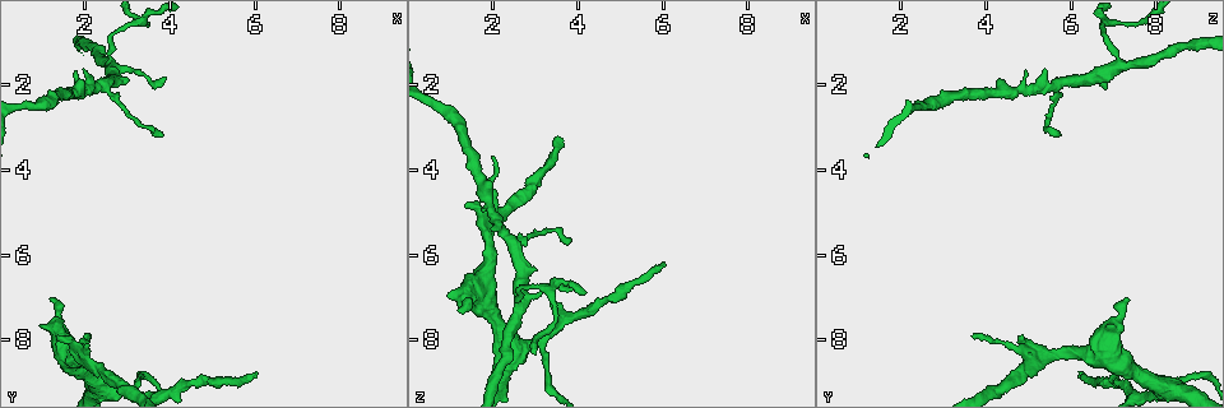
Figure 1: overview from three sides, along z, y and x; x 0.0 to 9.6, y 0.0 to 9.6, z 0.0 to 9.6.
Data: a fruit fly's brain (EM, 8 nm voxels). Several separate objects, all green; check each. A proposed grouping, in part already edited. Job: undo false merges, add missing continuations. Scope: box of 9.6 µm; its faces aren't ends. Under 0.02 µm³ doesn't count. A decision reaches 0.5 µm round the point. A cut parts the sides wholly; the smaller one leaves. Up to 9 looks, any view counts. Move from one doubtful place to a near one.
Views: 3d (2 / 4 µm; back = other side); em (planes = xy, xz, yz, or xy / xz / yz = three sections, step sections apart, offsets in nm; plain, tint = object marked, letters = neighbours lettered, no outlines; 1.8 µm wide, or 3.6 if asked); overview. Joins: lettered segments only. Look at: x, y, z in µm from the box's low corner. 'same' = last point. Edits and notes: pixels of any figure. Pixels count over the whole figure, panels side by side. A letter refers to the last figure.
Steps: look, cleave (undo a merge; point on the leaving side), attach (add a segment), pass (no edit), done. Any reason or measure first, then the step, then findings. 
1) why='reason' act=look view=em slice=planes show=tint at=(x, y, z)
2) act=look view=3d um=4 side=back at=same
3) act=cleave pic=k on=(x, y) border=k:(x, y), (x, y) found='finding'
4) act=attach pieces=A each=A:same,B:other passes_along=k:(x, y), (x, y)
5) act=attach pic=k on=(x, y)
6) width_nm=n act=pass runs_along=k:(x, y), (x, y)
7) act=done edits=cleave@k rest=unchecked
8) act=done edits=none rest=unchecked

act=look view=3d um=4 at=(2.70, 1.50, 7.10)

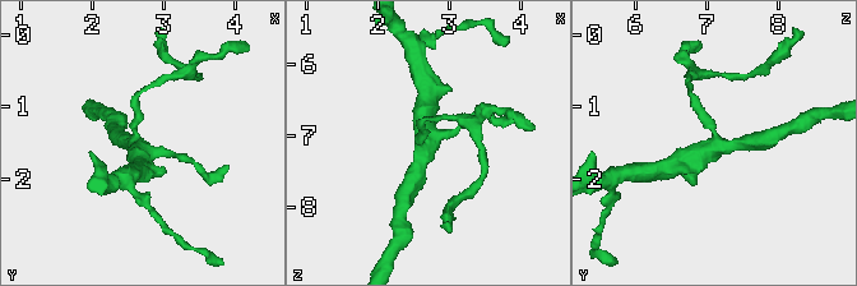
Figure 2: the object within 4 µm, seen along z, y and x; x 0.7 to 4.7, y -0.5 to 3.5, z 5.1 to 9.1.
act=look view=em slice=xz step=16 show=tint at=(2.65, 1.55, 7.10)

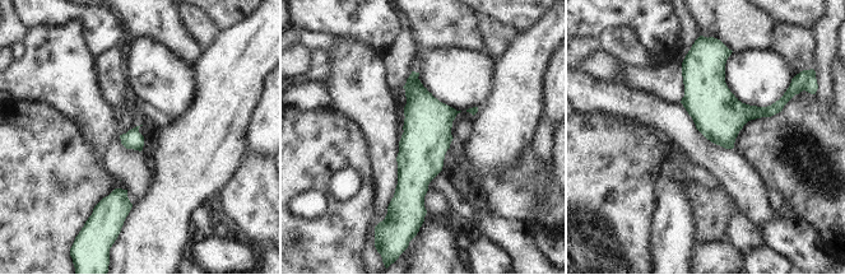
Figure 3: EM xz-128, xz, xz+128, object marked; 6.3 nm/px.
why='another direction' act=look view=em slice=planes show=letters at=same

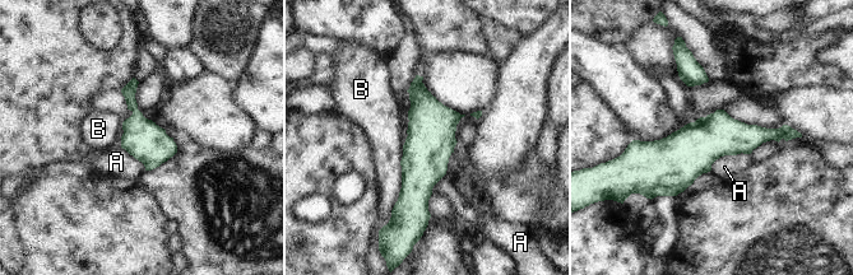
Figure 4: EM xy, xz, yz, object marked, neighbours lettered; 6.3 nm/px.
act=pass each=A:other,B:other runs_along=4:(789, 131), (636, 143) found='continuous, no second neuron'

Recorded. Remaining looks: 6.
why='an open end' act=look view=3d um=4 side=back at=(1.40, 7.95, 4.90)

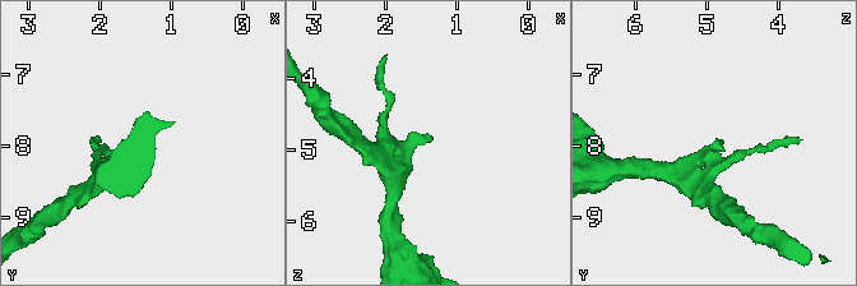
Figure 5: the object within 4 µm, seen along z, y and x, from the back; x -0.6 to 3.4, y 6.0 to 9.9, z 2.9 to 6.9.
why='need the tissue' act=look view=em slice=planes show=letters at=(1.35, 7.90, 4.85)

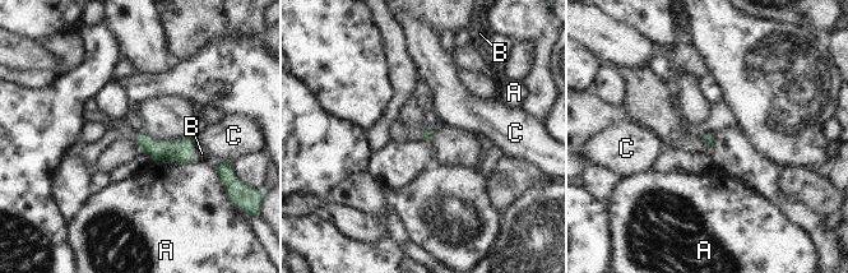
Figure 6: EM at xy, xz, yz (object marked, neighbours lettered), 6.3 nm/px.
act=pass each=A:other,B:other,C:other border=6:(190, 137), (195, 144) found='no lettered segment goes on from it'

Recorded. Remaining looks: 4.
why='sharp bend' act=look view=em slice=xy step=4 show=tint at=(2.50, 9.20, 8.10)

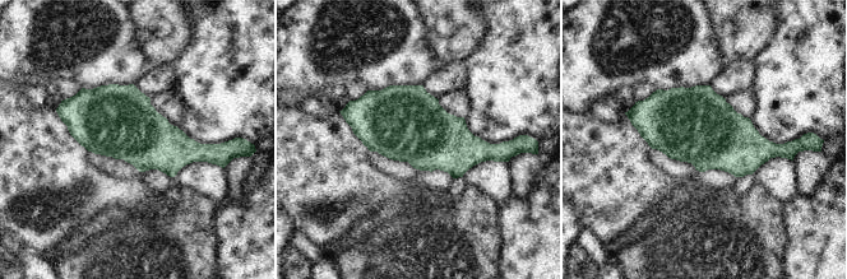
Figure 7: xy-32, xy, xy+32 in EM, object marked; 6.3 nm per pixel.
act=look view=em slice=planes show=letters at=same

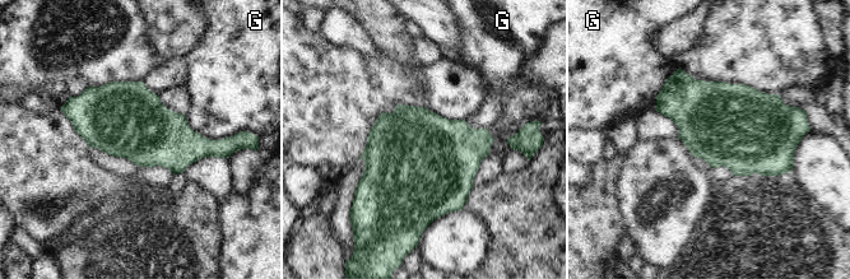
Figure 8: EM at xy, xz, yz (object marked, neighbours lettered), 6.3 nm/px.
act=pass each=G:other border=8:(184, 114), (195, 131), (227, 138) found='all the same neuron'

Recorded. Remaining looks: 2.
why='free end' act=look view=3d um=4 side=back at=(1.25, 7.05, 7.30)

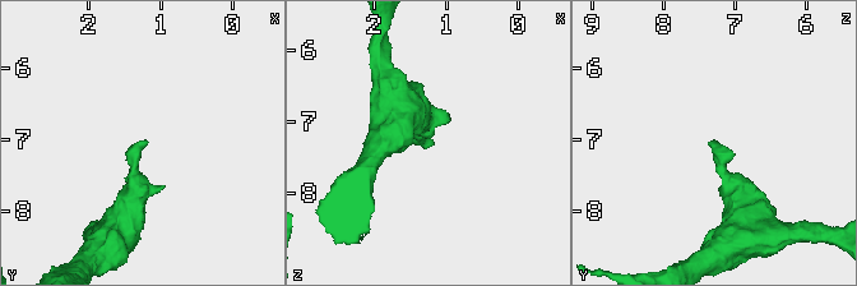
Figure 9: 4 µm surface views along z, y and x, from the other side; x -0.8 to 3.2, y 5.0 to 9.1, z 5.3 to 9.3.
act=look view=em um=3.6 slice=planes show=letters at=(1.15, 7.05, 7.30)

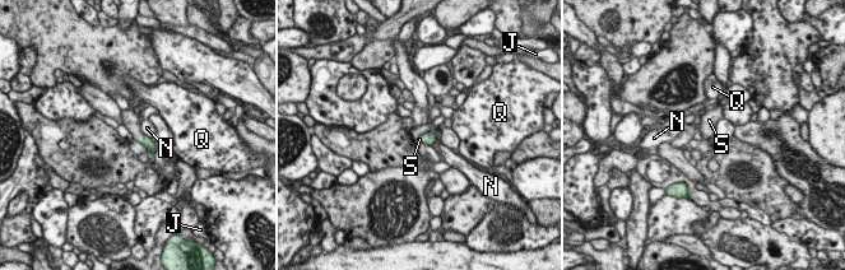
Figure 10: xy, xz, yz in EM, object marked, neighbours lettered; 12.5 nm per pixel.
act=attach pieces=S each=J:other,N:other,Q:other,S:same passes_along=10:(147, 142), (138, 135), (131, 121) found='the neuron continues'

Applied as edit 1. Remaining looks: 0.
act=done edits=attach@10 rest=unchecked

